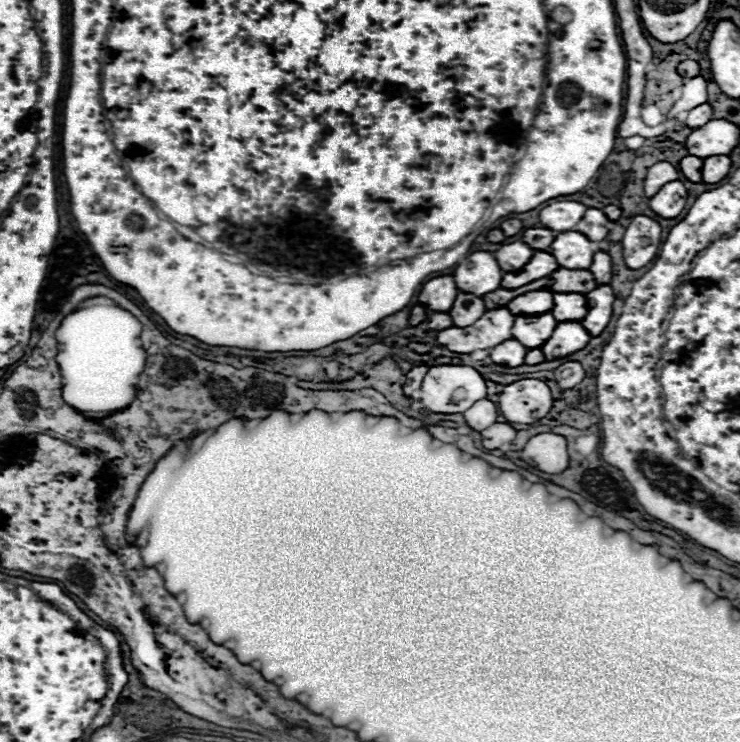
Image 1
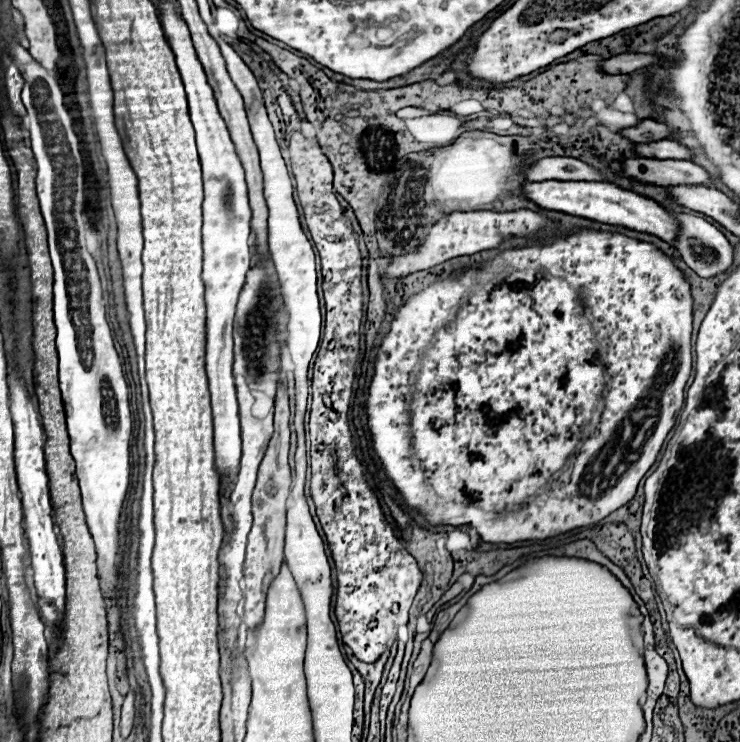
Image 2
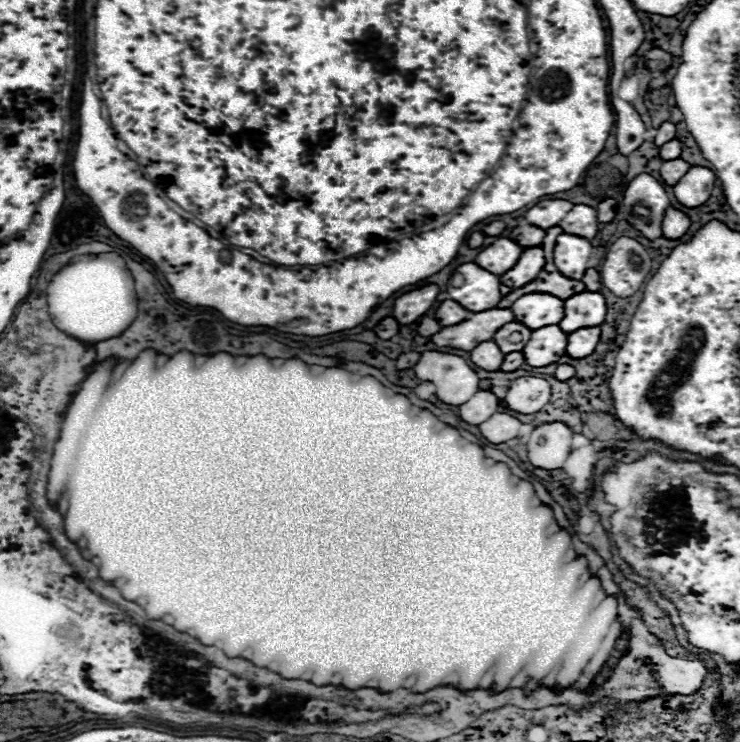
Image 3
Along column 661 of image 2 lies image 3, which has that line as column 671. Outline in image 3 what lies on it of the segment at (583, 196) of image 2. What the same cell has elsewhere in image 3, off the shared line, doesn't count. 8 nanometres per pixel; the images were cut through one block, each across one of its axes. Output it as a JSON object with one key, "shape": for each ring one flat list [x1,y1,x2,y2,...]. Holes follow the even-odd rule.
{"shape":[[670,206,664,214,664,220,662,220,662,234,666,238,674,240,674,238,680,238,682,234,686,234,688,228,690,228,690,218,684,212]]}

